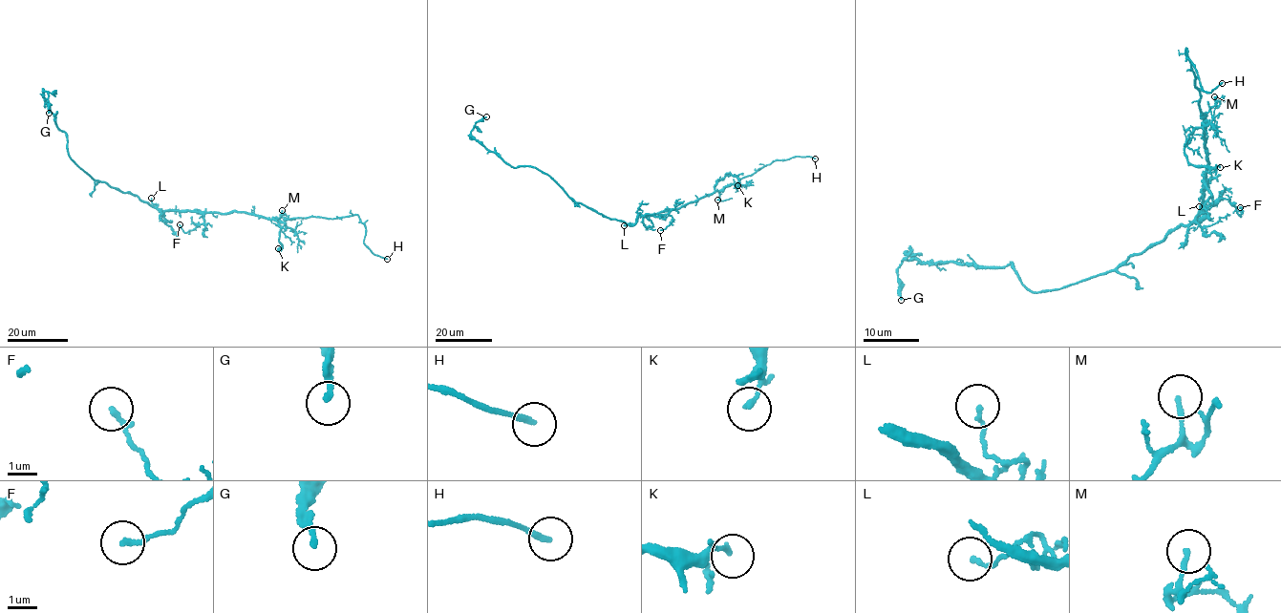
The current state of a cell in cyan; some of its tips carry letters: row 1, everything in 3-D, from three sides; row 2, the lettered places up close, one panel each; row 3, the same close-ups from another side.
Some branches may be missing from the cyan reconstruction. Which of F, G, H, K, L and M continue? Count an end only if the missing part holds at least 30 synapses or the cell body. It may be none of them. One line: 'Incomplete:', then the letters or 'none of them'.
Incomplete: H

